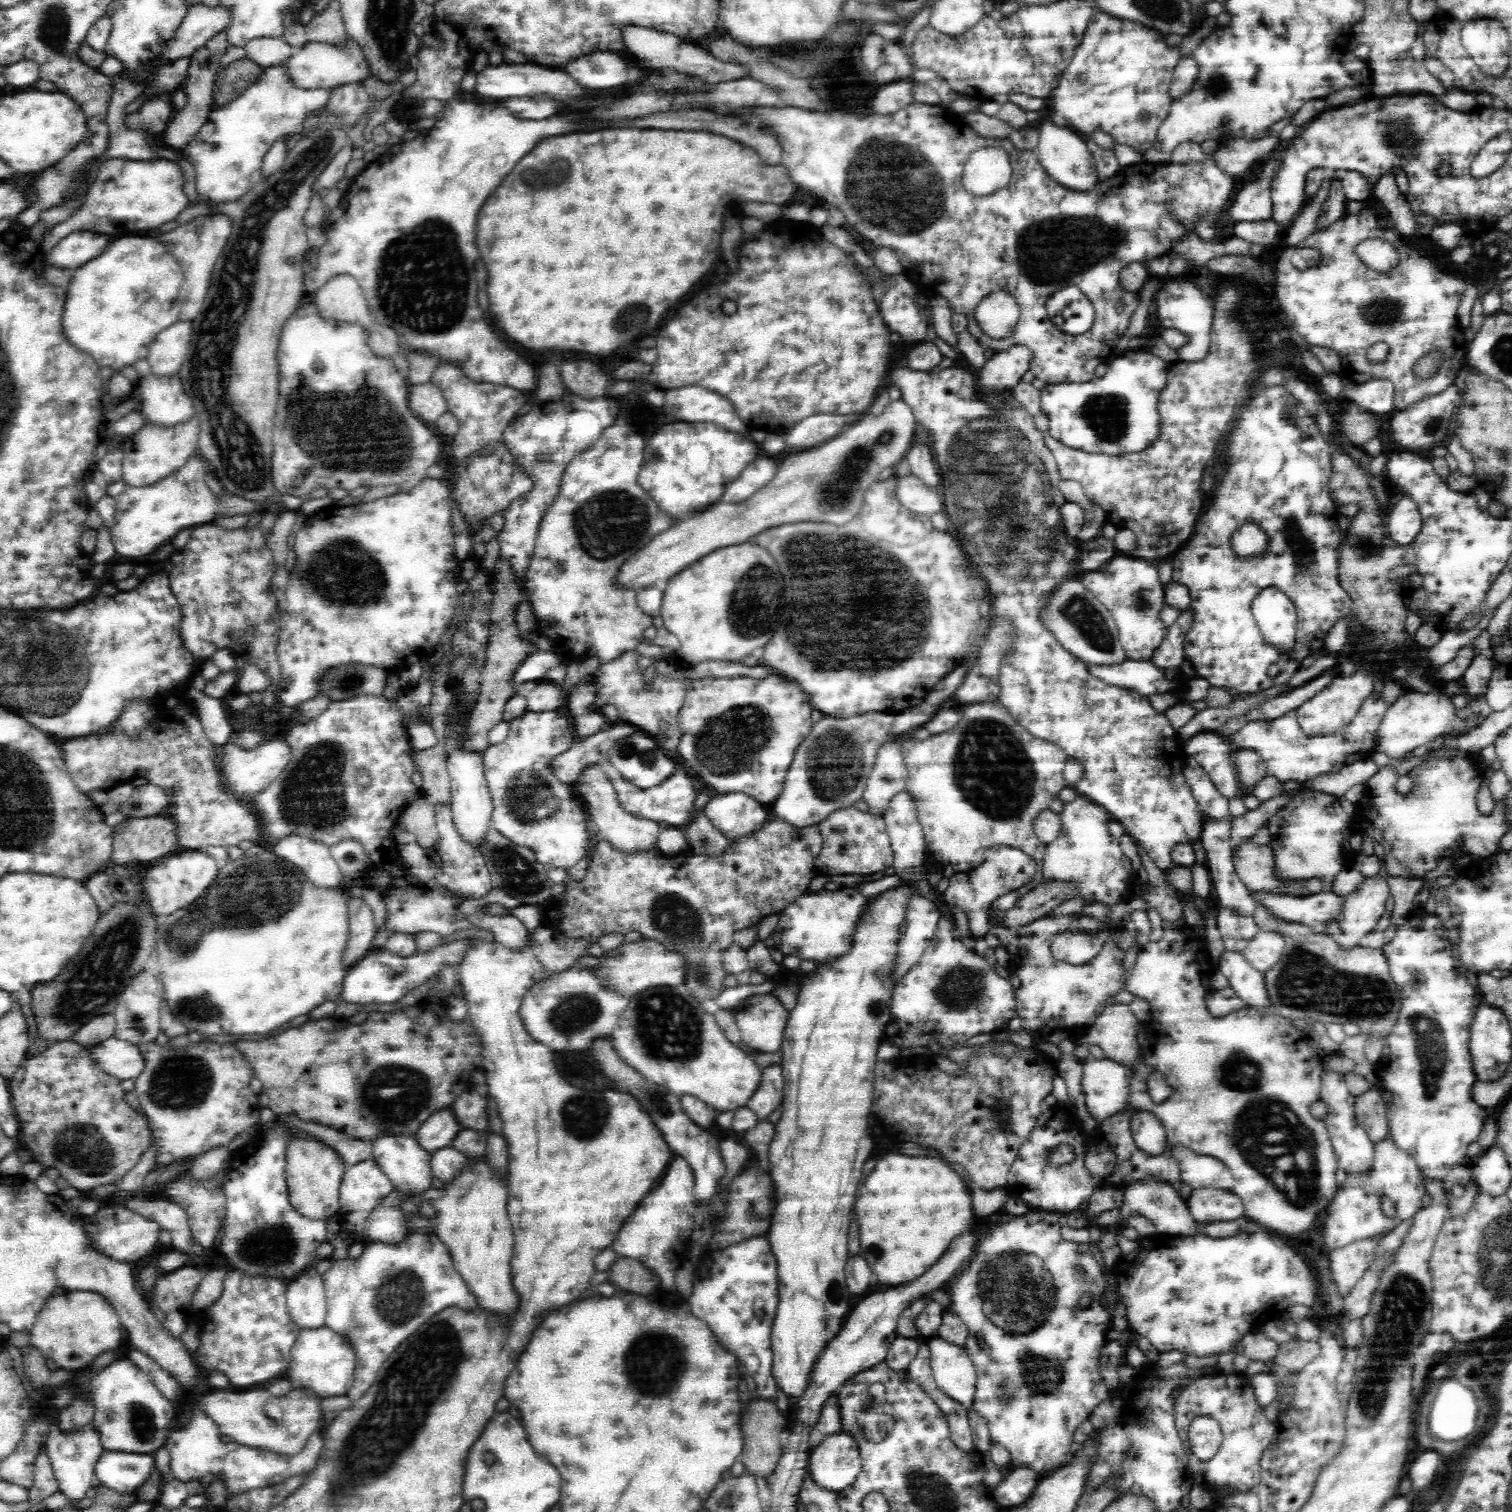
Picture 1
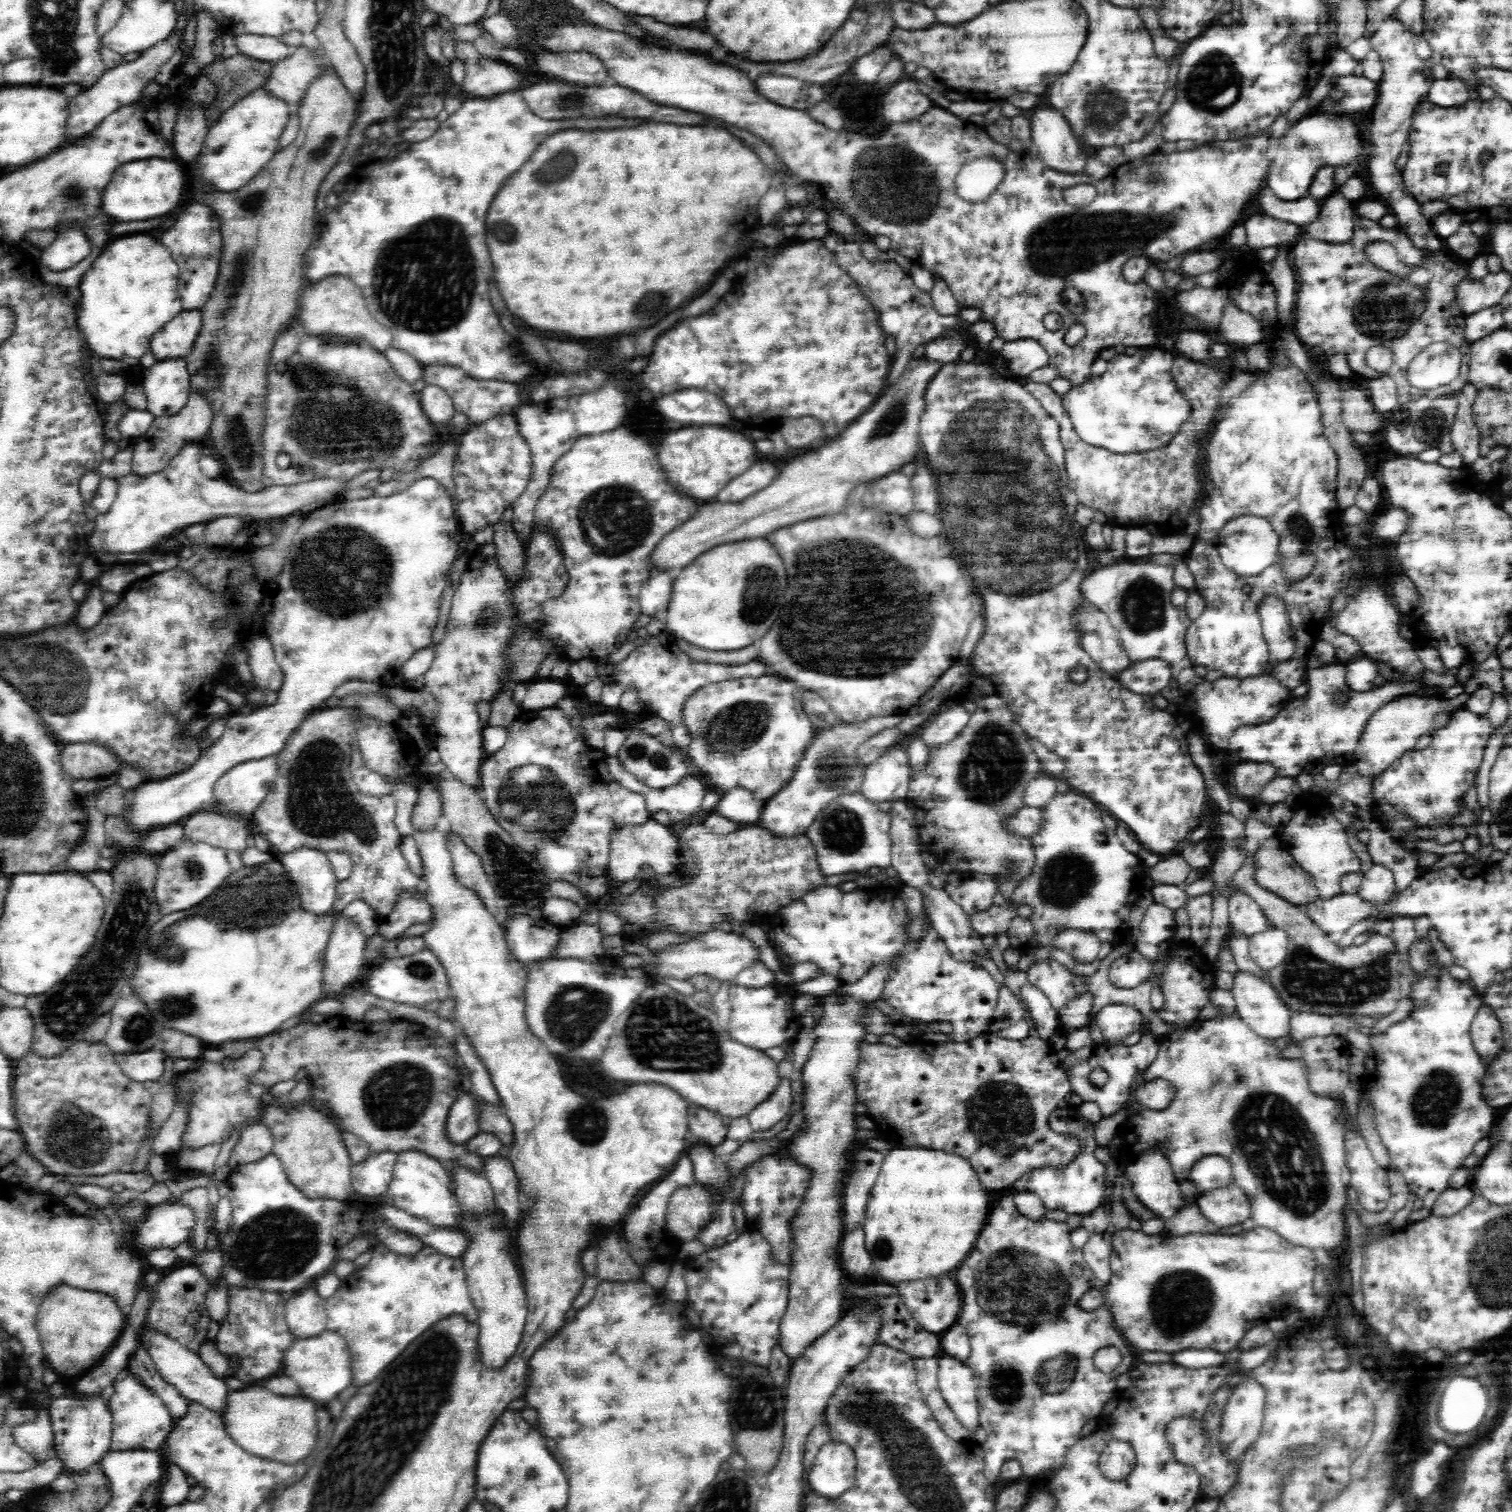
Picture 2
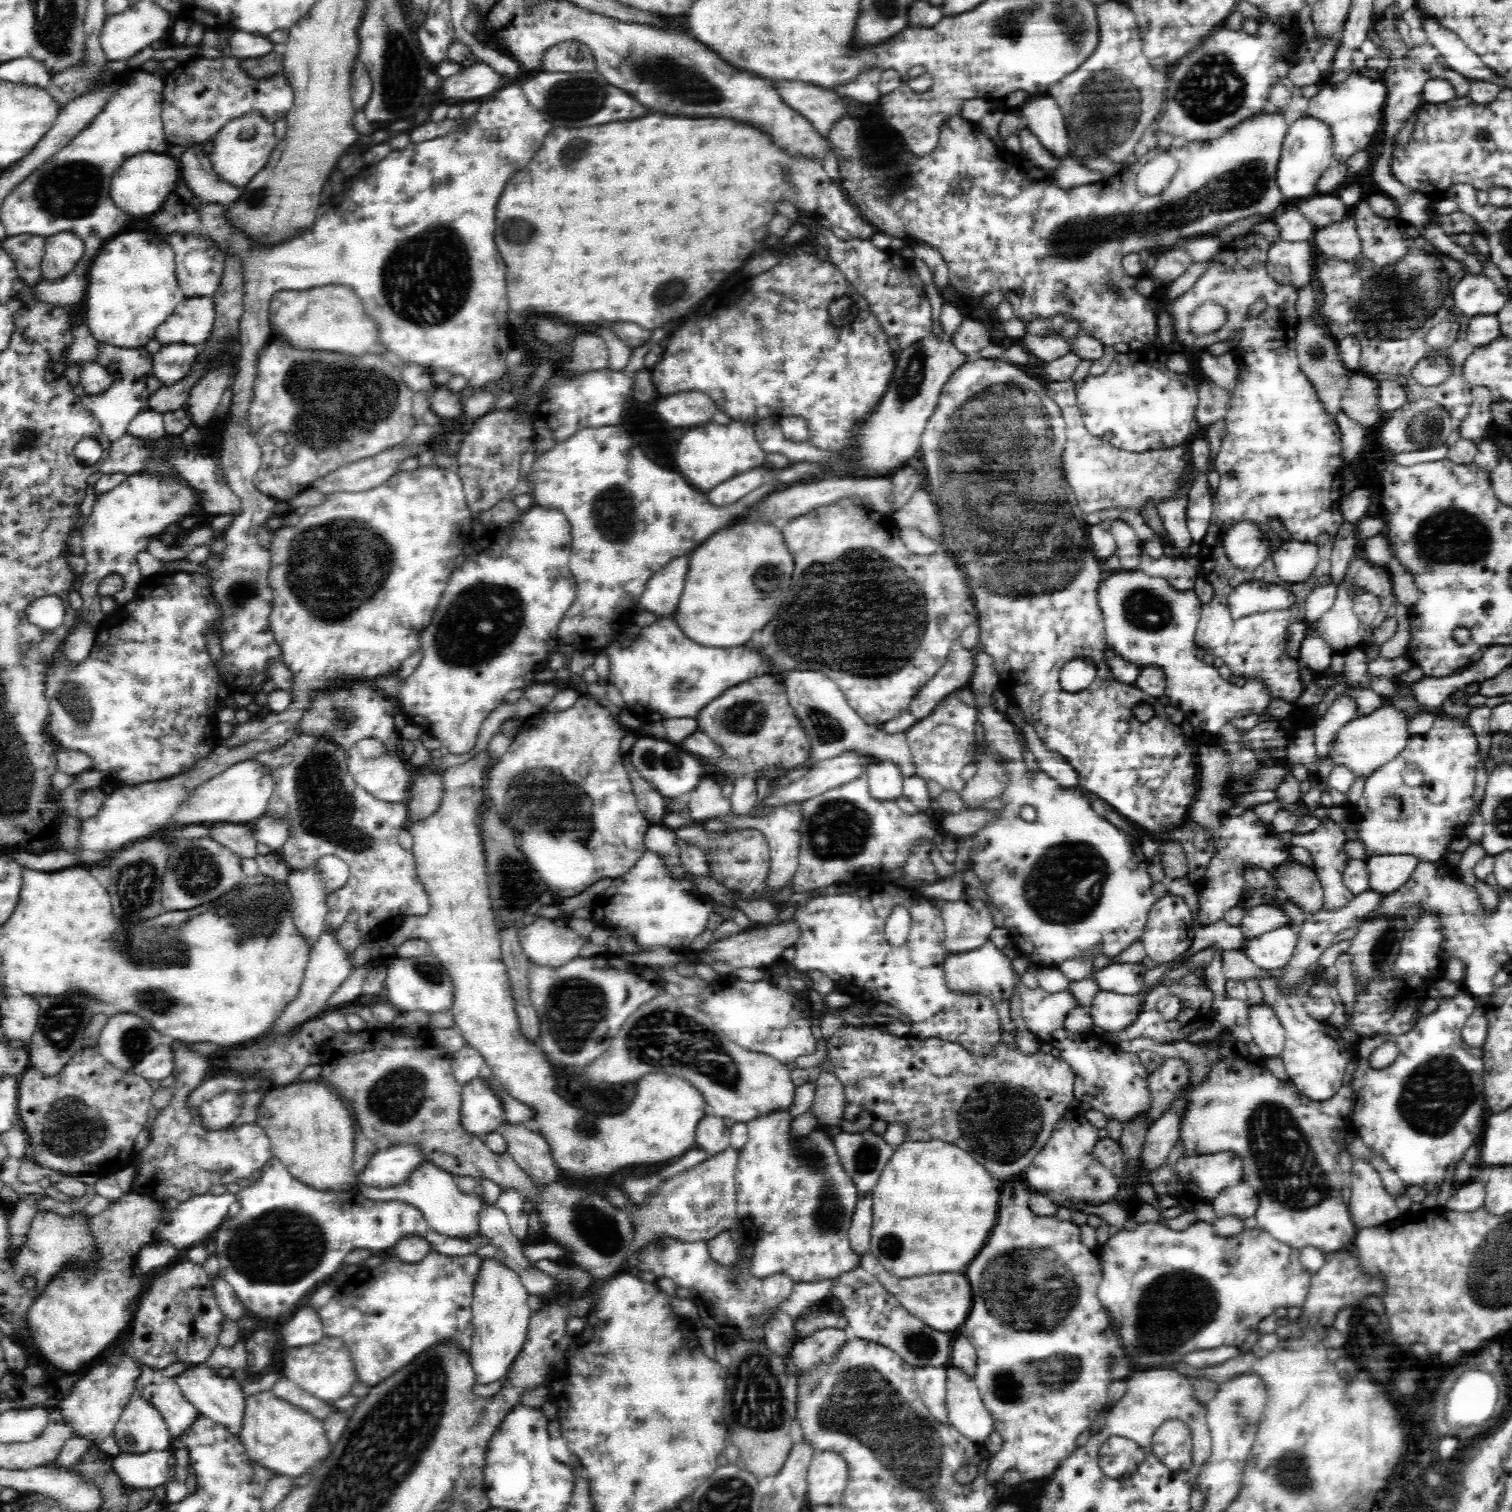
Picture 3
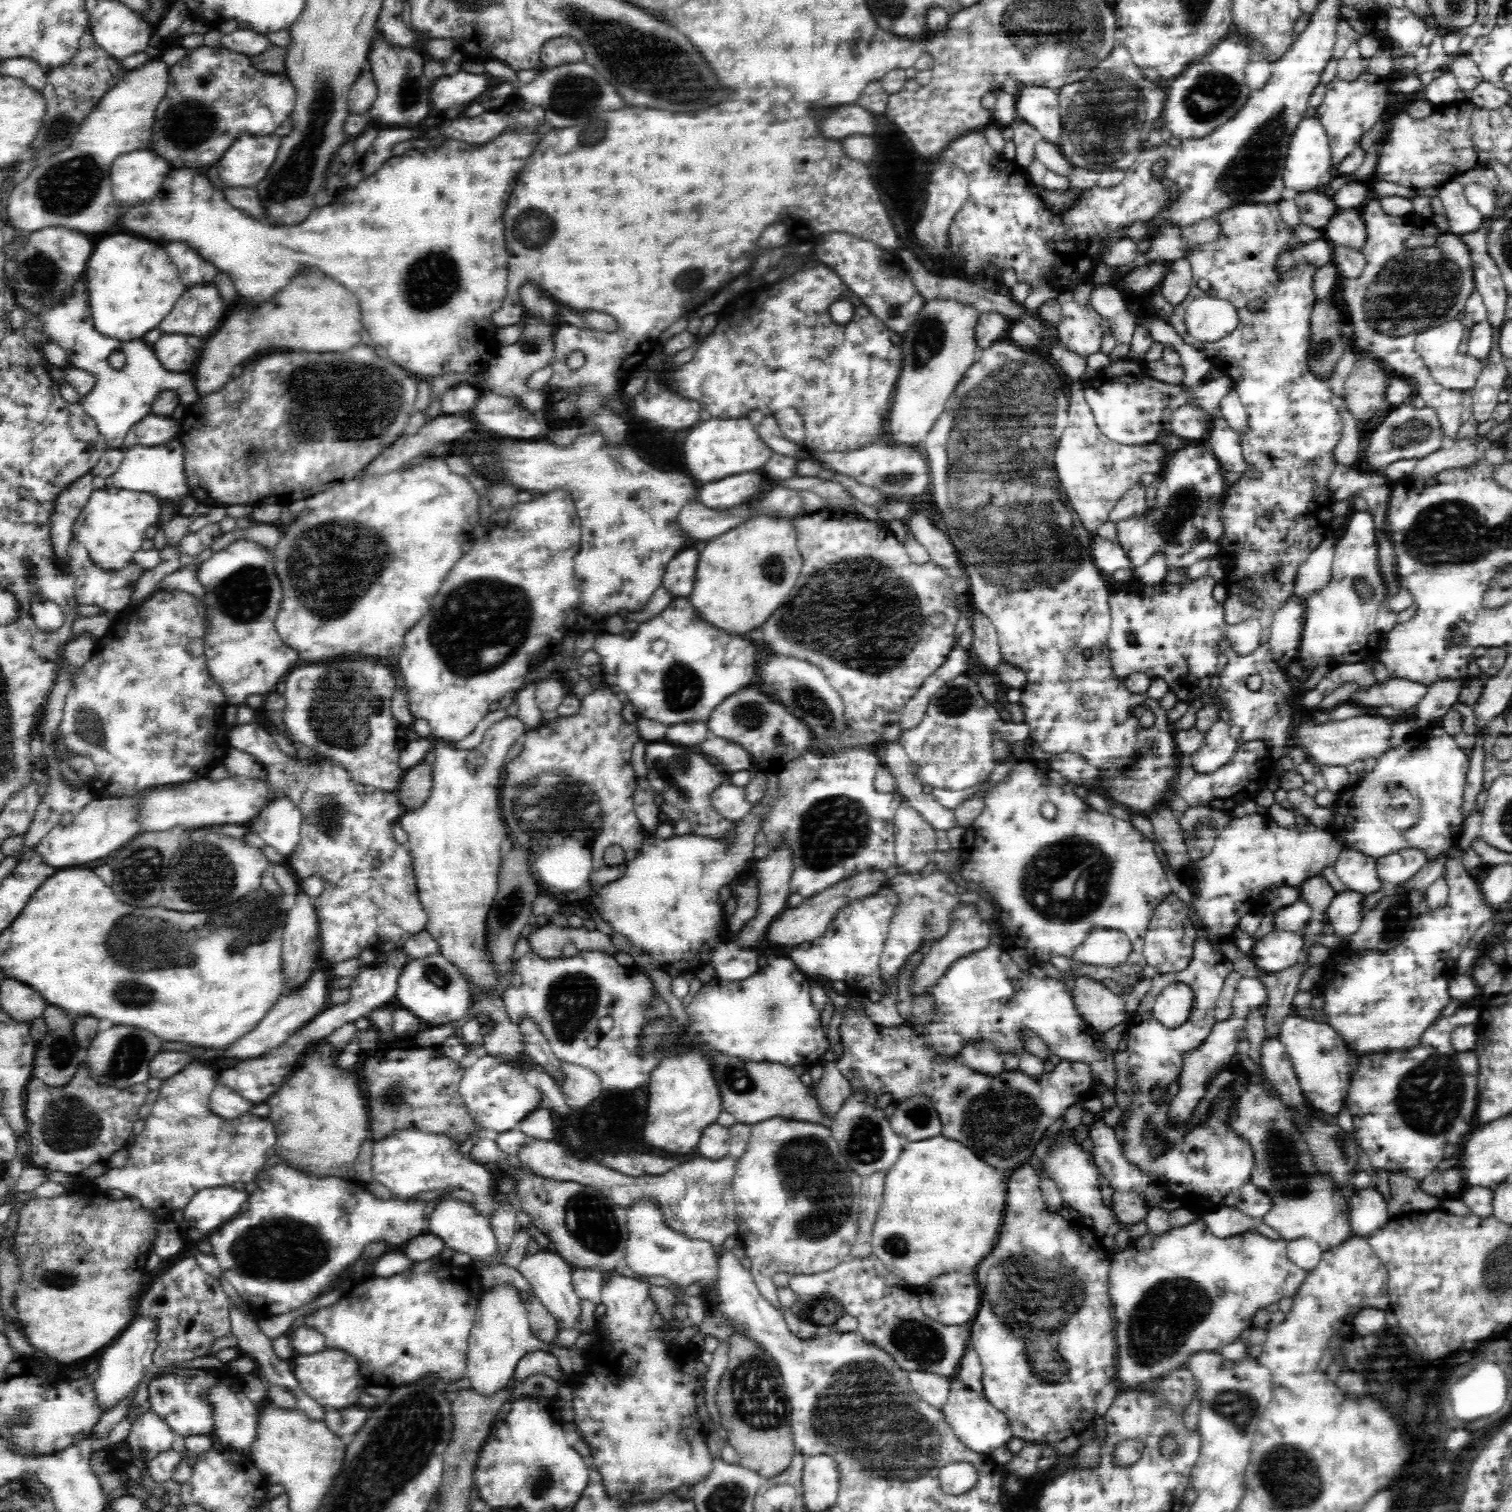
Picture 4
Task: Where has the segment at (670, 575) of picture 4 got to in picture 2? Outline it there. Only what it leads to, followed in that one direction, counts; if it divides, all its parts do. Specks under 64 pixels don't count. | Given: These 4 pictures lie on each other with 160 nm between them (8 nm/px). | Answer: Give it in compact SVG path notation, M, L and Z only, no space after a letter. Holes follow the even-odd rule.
M666 571L652 574L643 582L639 590L639 606L642 614L663 617L670 600L672 580Z

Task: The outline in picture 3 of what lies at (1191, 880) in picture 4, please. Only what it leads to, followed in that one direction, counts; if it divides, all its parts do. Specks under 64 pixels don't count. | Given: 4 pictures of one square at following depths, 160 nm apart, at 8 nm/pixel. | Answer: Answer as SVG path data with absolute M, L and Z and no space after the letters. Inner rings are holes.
M1248 808L1236 819L1225 817L1221 824L1222 828L1219 829L1221 844L1217 853L1211 858L1205 875L1193 883L1199 897L1197 917L1201 924L1206 925L1220 921L1224 910L1229 910L1232 906L1237 907L1238 898L1241 898L1242 890L1246 889L1242 864L1252 864L1270 872L1278 864L1291 860L1289 850L1278 841L1276 835L1278 833L1272 826L1261 824L1254 810Z

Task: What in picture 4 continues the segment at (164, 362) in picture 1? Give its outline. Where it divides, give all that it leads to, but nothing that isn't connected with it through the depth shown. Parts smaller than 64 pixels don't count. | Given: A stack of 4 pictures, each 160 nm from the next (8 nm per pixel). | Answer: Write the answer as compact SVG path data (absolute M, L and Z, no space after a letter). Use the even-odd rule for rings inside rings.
M212 284L195 286L185 292L158 327L162 334L197 336L205 340L223 317L219 290Z

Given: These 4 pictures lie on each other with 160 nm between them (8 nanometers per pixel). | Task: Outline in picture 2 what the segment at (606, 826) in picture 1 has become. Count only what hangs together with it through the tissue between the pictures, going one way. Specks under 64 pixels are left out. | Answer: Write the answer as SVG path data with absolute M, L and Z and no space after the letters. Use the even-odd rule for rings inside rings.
M655 819L642 826L615 825L610 831L609 880L626 882L638 874L638 867L647 865L656 874L675 874L684 870L684 862L676 837L670 835L670 826L663 826Z

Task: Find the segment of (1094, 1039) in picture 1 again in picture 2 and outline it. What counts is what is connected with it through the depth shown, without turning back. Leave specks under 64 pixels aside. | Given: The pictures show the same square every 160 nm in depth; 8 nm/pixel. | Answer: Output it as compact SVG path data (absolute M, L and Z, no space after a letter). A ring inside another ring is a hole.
M1110 1003L1102 1007L1095 1017L1105 1044L1120 1045L1133 1032L1141 1031L1143 1016L1134 1006Z

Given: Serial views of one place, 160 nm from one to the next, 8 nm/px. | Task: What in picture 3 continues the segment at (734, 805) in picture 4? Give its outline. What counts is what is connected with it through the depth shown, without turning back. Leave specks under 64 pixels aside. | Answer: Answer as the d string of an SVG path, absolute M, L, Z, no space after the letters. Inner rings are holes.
M702 779L683 799L690 819L706 822L713 817L730 815L730 801L722 797L721 786L711 779Z

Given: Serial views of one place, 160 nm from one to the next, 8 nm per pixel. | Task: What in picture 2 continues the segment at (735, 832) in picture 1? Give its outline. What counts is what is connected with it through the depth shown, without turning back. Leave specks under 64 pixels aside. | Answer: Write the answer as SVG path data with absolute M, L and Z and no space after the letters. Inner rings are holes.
M734 787L720 796L713 809L726 820L738 826L757 825L762 818L762 809L765 803L756 800L754 795L742 787Z

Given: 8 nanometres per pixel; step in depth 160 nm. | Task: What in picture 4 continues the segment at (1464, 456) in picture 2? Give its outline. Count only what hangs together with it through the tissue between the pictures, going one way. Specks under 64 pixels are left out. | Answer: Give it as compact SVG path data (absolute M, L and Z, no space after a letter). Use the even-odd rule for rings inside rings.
M1491 350L1489 356L1490 360L1471 390L1469 404L1472 406L1472 415L1477 424L1492 419L1491 414L1498 406L1498 393L1502 390L1508 367L1497 350Z

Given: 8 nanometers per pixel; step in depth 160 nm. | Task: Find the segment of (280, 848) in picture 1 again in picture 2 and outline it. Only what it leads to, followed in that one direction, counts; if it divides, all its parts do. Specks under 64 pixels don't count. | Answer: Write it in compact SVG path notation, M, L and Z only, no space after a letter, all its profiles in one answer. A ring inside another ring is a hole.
M302 846L297 850L290 850L290 853L284 853L282 858L277 857L285 872L289 874L294 889L299 893L299 901L304 910L313 914L325 914L331 910L339 880L336 878L327 853Z

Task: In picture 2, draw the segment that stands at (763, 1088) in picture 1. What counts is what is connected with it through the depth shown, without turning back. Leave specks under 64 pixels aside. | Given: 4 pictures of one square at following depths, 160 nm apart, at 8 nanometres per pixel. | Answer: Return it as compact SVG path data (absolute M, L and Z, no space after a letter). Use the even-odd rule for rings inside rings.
M778 1076L778 1085L770 1097L766 1098L766 1101L760 1102L756 1108L747 1114L753 1131L774 1131L781 1125L788 1114L788 1110L790 1110L793 1094L795 1094L795 1089L790 1083L790 1079Z

